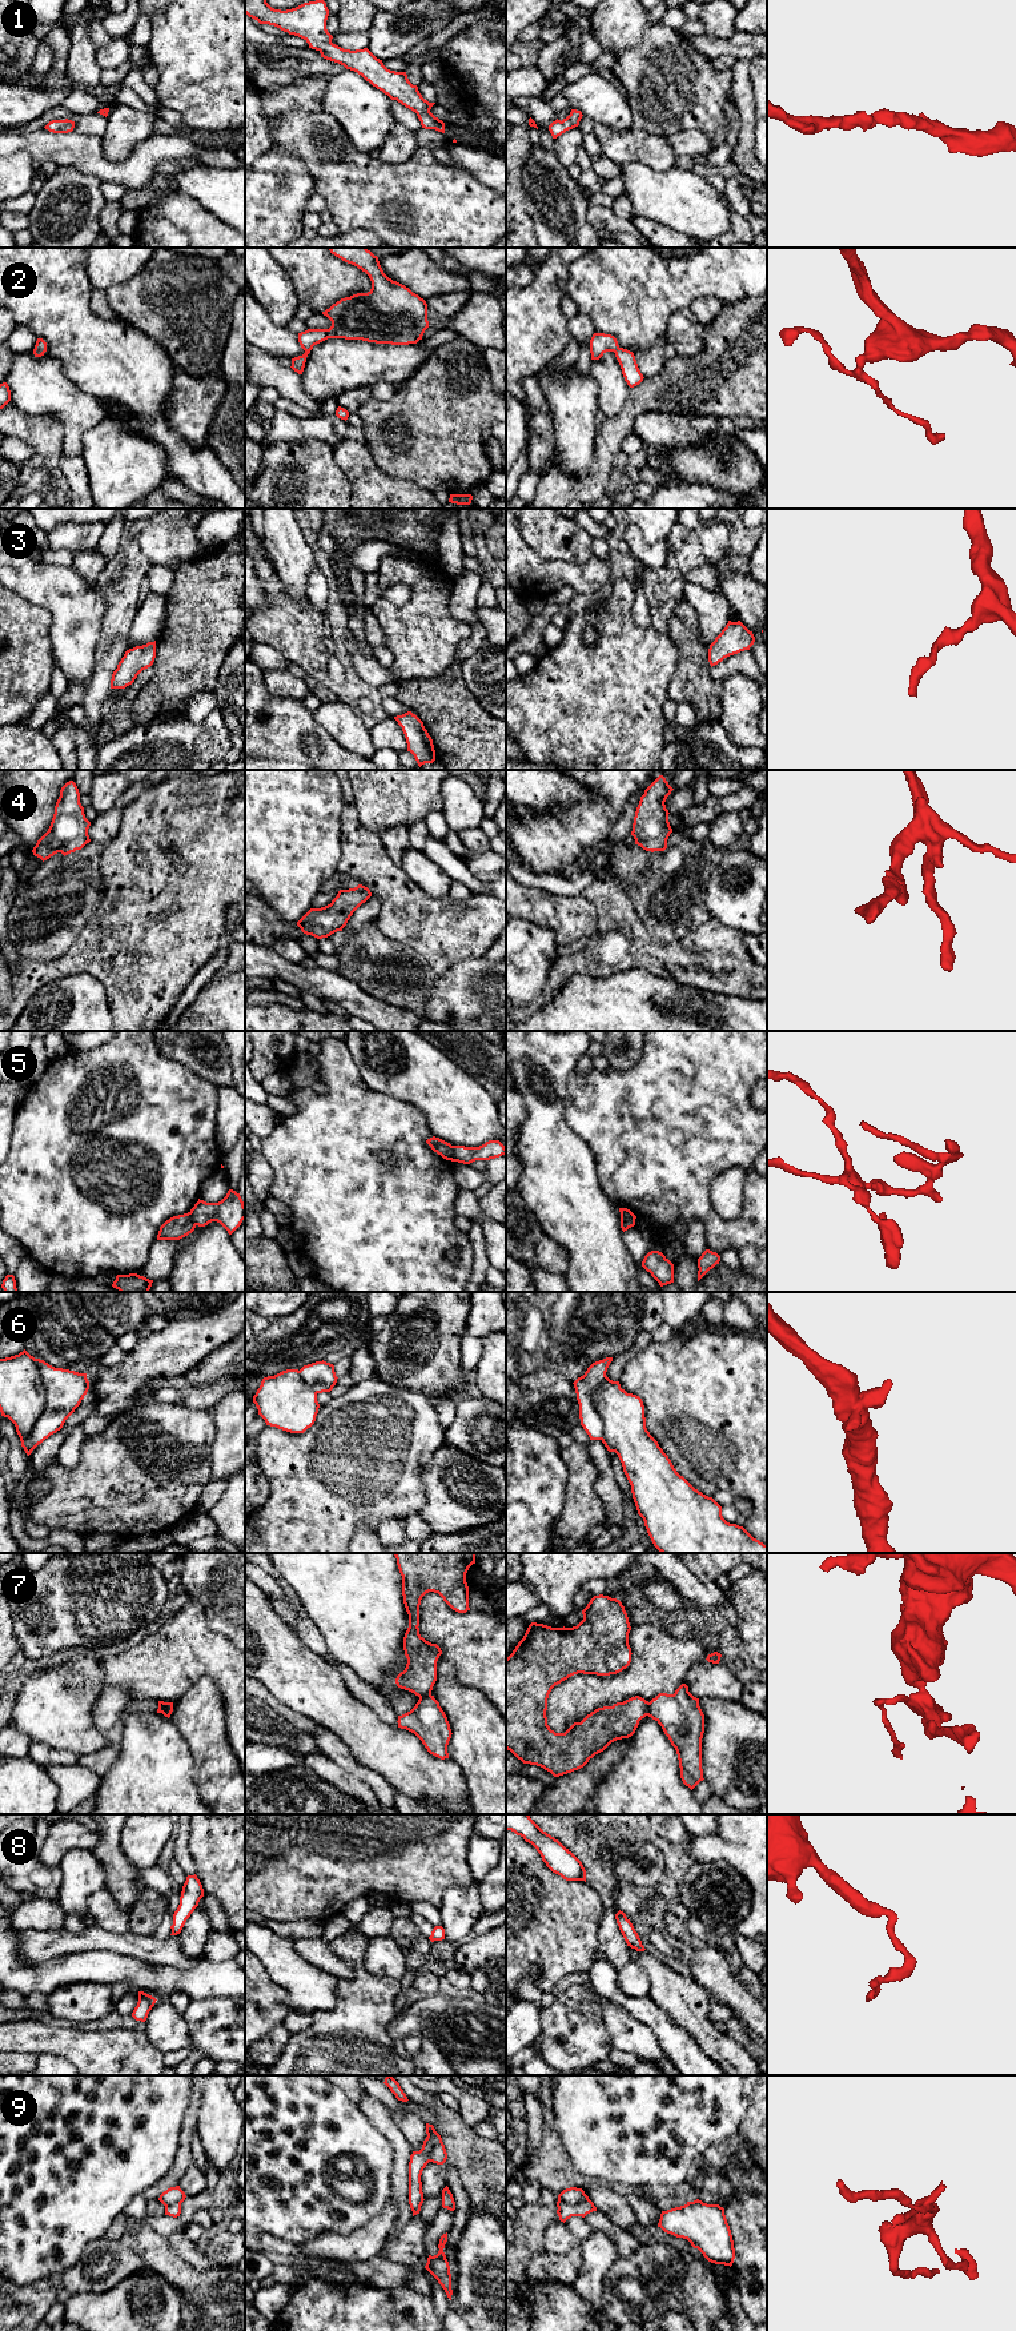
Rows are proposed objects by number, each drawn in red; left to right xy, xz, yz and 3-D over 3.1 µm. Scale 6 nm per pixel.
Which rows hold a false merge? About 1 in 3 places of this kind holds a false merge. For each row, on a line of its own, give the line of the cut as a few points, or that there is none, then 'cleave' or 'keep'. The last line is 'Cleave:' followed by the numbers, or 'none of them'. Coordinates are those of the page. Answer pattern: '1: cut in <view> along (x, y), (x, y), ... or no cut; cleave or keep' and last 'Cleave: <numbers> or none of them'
1: no cut; keep
2: no cut; keep
3: no cut; keep
4: no cut; keep
5: cut in xz along (454, 1146), (452, 1160); cleave
6: cut in xy along (37, 1359), (45, 1393), (45, 1408), (24, 1448); cleave
7: cut in yz along (649, 1702), (646, 1714); cleave
8: no cut; keep
9: no cut; keep
Cleave: 5, 6, 7

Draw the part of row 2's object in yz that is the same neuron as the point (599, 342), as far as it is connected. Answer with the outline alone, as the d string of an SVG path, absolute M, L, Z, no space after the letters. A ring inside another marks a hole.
M594 333L590 340L591 360L599 360L606 352L614 352L621 365L625 381L630 388L639 385L643 381L635 356L633 352L623 349L611 334Z

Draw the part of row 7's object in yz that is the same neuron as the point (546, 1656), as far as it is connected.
M594 1596L582 1610L583 1620L573 1628L551 1628L531 1622L513 1653L506 1658L506 1749L523 1764L537 1765L559 1777L583 1768L590 1758L603 1752L611 1742L631 1737L648 1713L648 1701L635 1696L613 1706L598 1708L581 1722L574 1722L565 1733L555 1733L547 1725L547 1698L551 1689L569 1677L583 1673L597 1676L617 1674L631 1662L629 1633L631 1630L622 1602L609 1596Z

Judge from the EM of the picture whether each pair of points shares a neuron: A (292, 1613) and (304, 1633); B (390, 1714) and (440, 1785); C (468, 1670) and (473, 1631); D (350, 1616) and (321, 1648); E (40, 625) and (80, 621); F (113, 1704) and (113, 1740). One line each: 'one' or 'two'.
A: one
B: two
C: one
D: two
E: two
F: one

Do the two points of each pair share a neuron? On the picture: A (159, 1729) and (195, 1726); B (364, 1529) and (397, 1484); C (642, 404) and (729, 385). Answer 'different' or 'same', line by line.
A: different
B: different
C: same

